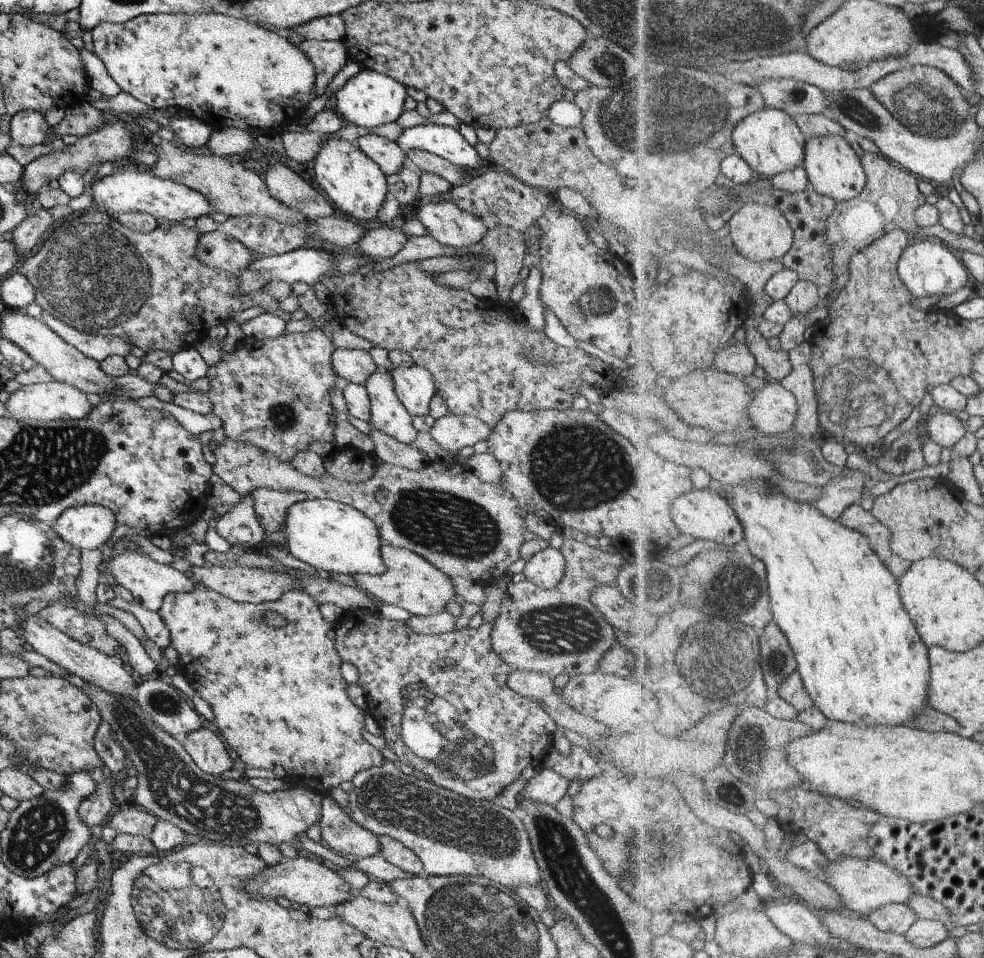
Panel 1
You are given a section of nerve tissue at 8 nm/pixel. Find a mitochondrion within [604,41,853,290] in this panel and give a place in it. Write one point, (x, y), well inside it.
(792, 96)

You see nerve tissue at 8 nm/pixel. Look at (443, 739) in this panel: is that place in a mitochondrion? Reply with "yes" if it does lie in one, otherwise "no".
yes

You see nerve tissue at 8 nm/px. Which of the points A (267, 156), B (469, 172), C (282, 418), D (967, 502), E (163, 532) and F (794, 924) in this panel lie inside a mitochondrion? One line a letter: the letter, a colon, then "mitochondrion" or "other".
A: other
B: other
C: mitochondrion
D: other
E: other
F: other

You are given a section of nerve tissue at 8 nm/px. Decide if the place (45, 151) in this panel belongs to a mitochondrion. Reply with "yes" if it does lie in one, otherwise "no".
no

